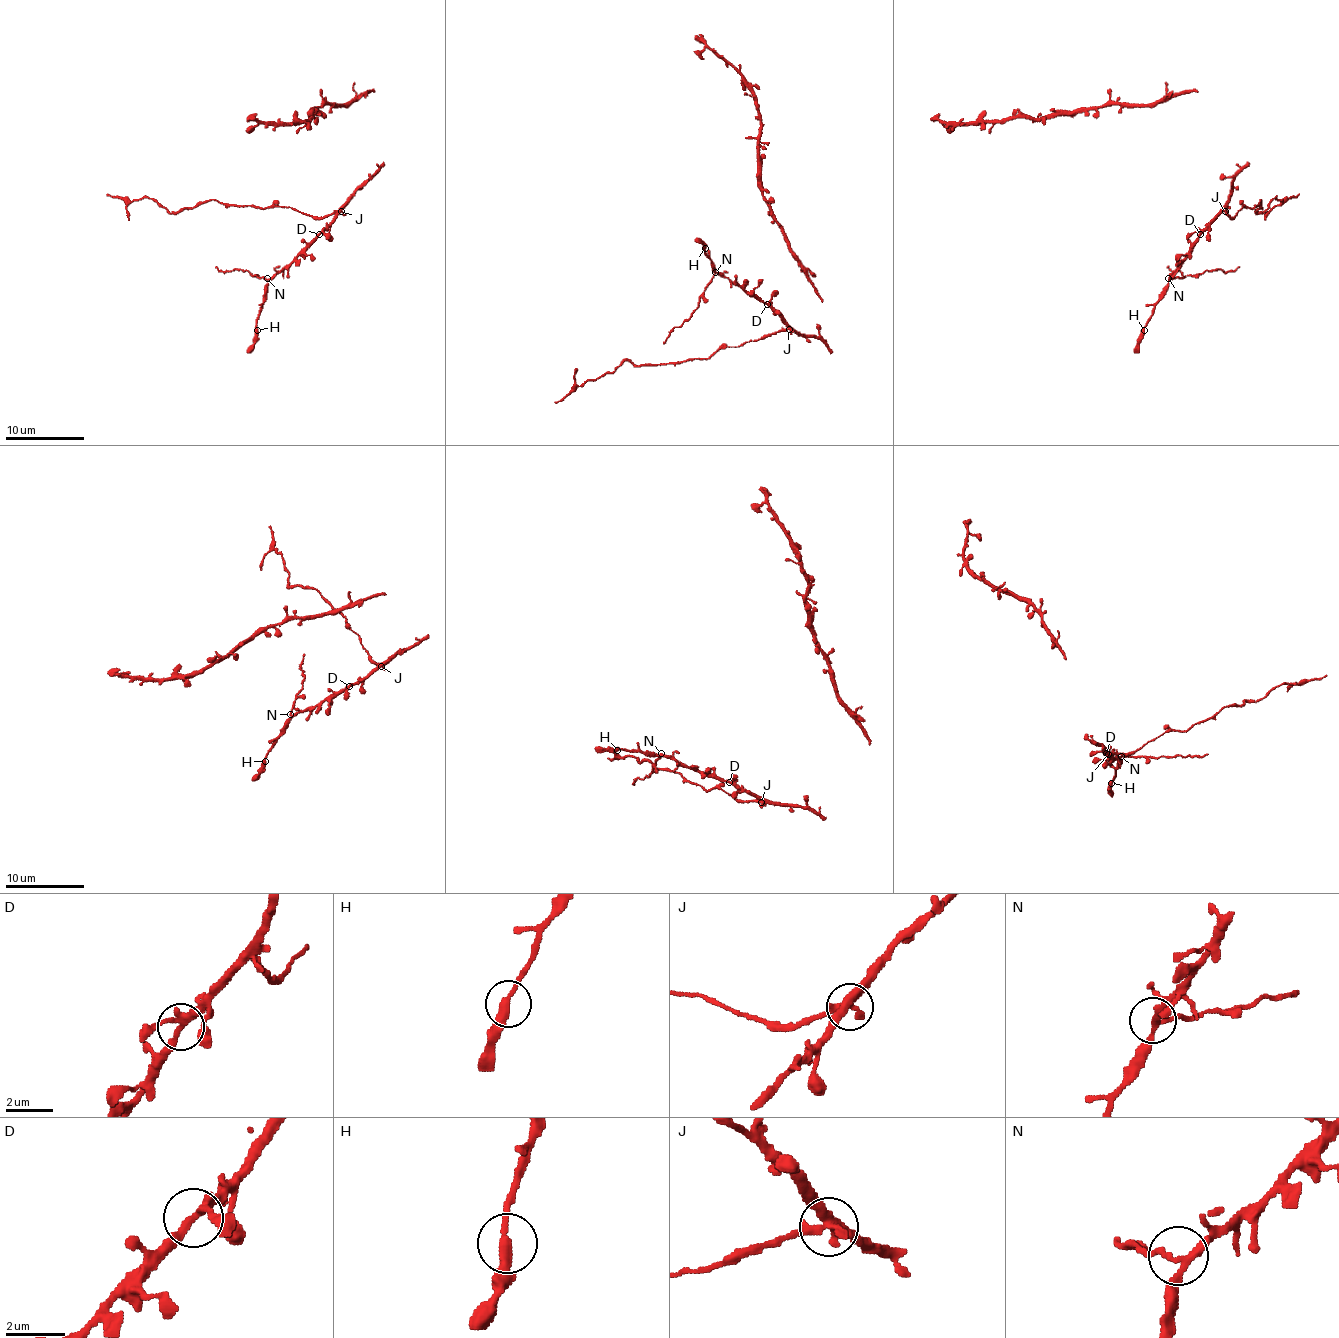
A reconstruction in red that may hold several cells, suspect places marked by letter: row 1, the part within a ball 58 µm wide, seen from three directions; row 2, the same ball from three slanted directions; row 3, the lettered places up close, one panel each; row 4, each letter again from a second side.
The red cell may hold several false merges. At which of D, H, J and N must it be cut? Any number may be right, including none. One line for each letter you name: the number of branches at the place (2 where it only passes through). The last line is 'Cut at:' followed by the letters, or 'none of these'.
J: Branches: 3
N: Branches: 3
Cut at: J, N

